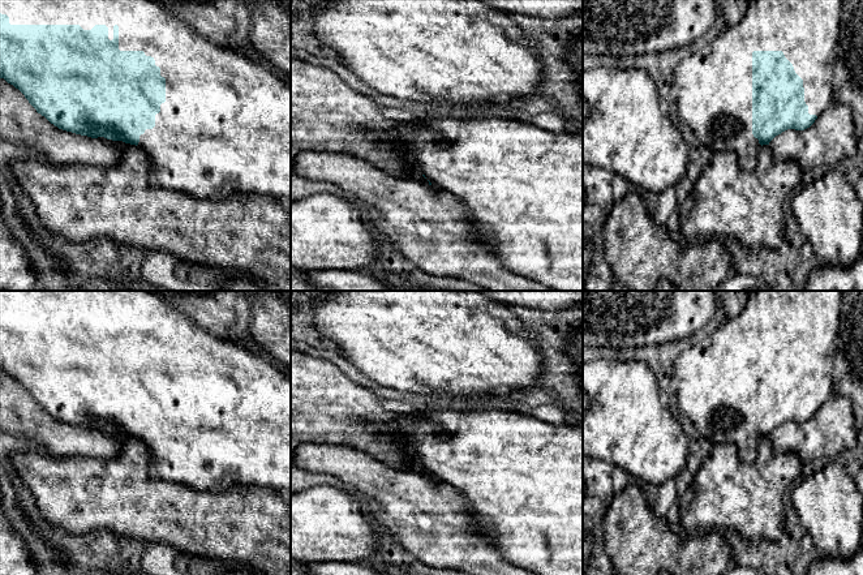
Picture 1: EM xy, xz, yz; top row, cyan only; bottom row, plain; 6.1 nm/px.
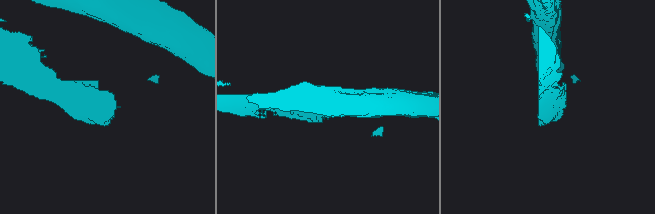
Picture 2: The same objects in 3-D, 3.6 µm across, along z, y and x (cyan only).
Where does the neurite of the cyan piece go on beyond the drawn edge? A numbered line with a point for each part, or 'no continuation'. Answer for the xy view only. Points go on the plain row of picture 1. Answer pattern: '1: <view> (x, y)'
1: xy (224, 420)

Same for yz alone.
1: yz (713, 389)

